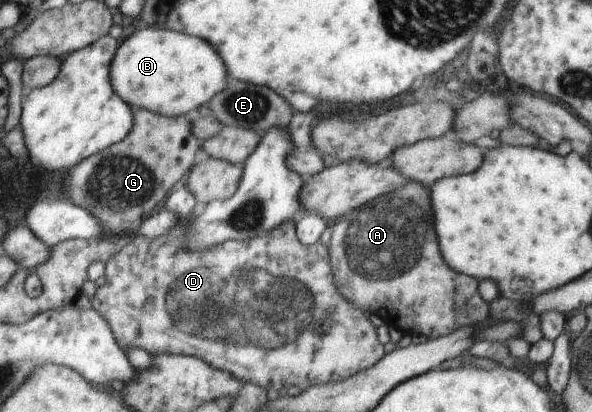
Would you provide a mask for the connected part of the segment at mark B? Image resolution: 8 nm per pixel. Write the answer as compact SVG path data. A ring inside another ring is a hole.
M152 26L124 40L112 66L114 90L134 110L143 108L167 117L196 113L202 104L208 104L214 95L222 92L226 78L228 70L210 42Z

